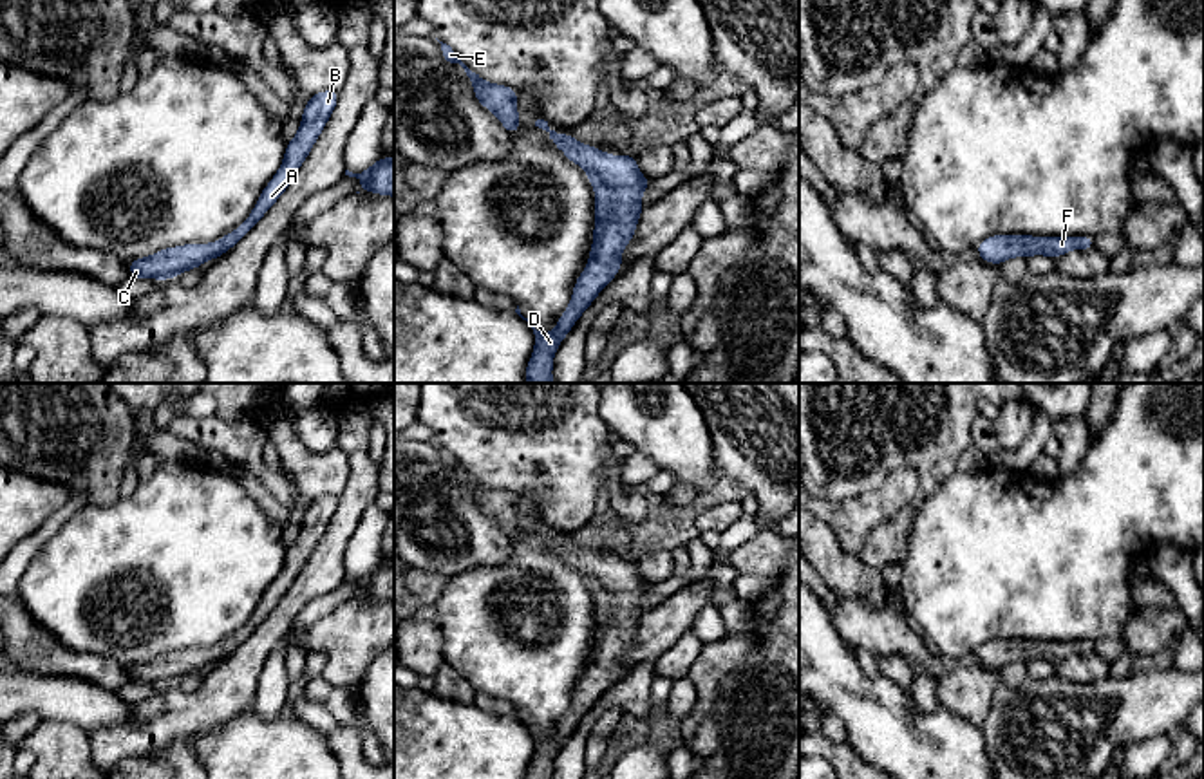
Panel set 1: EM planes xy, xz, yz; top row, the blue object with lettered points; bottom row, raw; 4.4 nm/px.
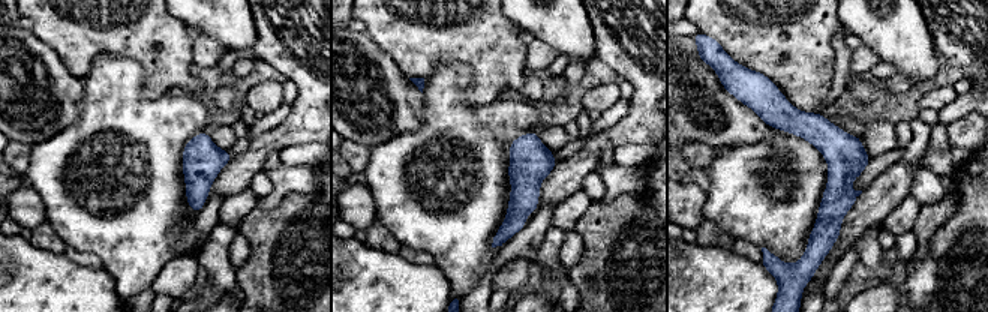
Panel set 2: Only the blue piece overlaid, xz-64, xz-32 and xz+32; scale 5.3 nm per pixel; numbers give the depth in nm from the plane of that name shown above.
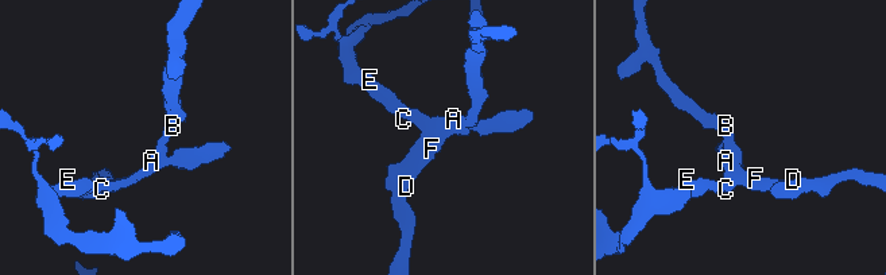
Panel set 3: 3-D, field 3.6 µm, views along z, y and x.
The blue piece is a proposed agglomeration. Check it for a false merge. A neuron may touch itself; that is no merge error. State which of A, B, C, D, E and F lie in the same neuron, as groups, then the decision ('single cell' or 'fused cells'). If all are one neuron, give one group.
A B C D E F; single cell

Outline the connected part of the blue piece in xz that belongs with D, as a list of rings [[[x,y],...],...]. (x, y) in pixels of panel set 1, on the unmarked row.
[[[537,524],[537,526],[535,526],[535,531],[539,531],[539,533],[542,533],[542,535],[546,535],[546,537],[548,537],[548,539],[550,539],[550,544],[551,544],[551,548],[553,548],[553,549],[555,549],[555,551],[557,551],[557,553],[560,553],[560,555],[562,555],[562,557],[564,557],[564,558],[566,558],[566,562],[568,562],[568,564],[569,564],[569,566],[571,566],[571,568],[575,568],[575,569],[578,569],[578,571],[582,571],[582,573],[584,573],[584,575],[586,575],[586,578],[588,578],[588,586],[589,586],[589,587],[591,587],[591,589],[593,589],[593,591],[595,591],[595,593],[593,593],[593,595],[595,595],[595,620],[597,620],[597,624],[598,624],[598,625],[597,625],[597,627],[595,627],[595,633],[593,633],[593,652],[591,652],[591,654],[589,654],[589,665],[588,665],[588,669],[586,669],[586,674],[584,674],[584,676],[582,676],[582,678],[580,678],[580,681],[578,681],[578,683],[577,683],[577,687],[575,687],[575,692],[573,692],[573,701],[571,701],[571,707],[569,707],[569,710],[568,710],[568,714],[566,714],[566,716],[564,716],[564,718],[562,718],[562,721],[560,721],[560,723],[559,723],[559,725],[557,725],[557,732],[555,732],[555,734],[553,734],[553,736],[551,736],[551,737],[550,737],[550,739],[544,739],[544,737],[541,737],[541,736],[537,736],[537,734],[535,734],[535,732],[533,732],[533,730],[531,730],[531,728],[530,728],[530,725],[528,725],[528,723],[524,723],[524,721],[522,721],[522,719],[521,719],[521,714],[519,714],[519,710],[517,710],[517,714],[515,714],[515,718],[517,718],[517,719],[519,719],[519,721],[521,721],[521,723],[522,723],[522,725],[526,725],[526,727],[528,727],[528,730],[530,730],[530,732],[531,732],[531,734],[533,734],[533,739],[535,739],[535,752],[533,752],[533,757],[531,757],[531,765],[530,765],[530,766],[528,766],[528,770],[526,770],[526,779],[551,779],[551,772],[553,772],[553,759],[555,759],[555,756],[557,756],[557,752],[559,752],[559,748],[560,748],[560,746],[562,746],[562,745],[564,745],[564,743],[566,743],[566,739],[568,739],[568,737],[569,737],[569,736],[571,736],[571,732],[573,732],[573,730],[575,730],[575,727],[577,727],[577,725],[578,725],[578,723],[580,723],[580,719],[582,719],[582,718],[584,718],[584,716],[586,716],[586,714],[588,714],[588,712],[589,712],[589,710],[591,710],[591,707],[593,707],[593,705],[595,705],[595,703],[597,703],[597,699],[598,699],[598,698],[600,698],[600,696],[602,696],[602,694],[604,694],[604,692],[606,692],[606,690],[609,690],[609,689],[611,689],[611,687],[613,687],[613,681],[615,681],[615,680],[616,680],[616,678],[618,678],[618,676],[620,676],[620,674],[622,674],[622,663],[620,663],[620,660],[622,660],[622,654],[624,654],[624,652],[626,652],[626,651],[627,651],[627,649],[629,649],[629,647],[631,647],[631,643],[633,643],[633,640],[635,640],[635,634],[636,634],[636,629],[638,629],[638,624],[640,624],[640,618],[642,618],[642,615],[644,615],[644,613],[642,613],[642,607],[640,607],[640,602],[642,602],[642,598],[644,598],[644,596],[645,596],[645,595],[647,595],[647,591],[649,591],[649,589],[651,589],[651,584],[645,584],[645,582],[644,582],[644,580],[642,580],[642,577],[640,577],[640,575],[638,575],[638,568],[636,568],[636,562],[635,562],[635,560],[609,560],[609,558],[606,558],[606,557],[602,557],[602,555],[598,555],[598,553],[595,553],[595,551],[588,551],[588,549],[582,549],[582,548],[580,548],[580,546],[577,546],[577,544],[573,544],[573,542],[571,542],[571,540],[569,540],[569,539],[559,539],[559,537],[555,537],[555,535],[551,535],[551,533],[550,533],[550,531],[548,531],[548,526],[544,526],[544,524]]]

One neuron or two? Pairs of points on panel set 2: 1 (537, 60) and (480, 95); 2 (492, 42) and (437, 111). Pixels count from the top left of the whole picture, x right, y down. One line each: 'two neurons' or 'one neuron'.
1: two neurons
2: two neurons

